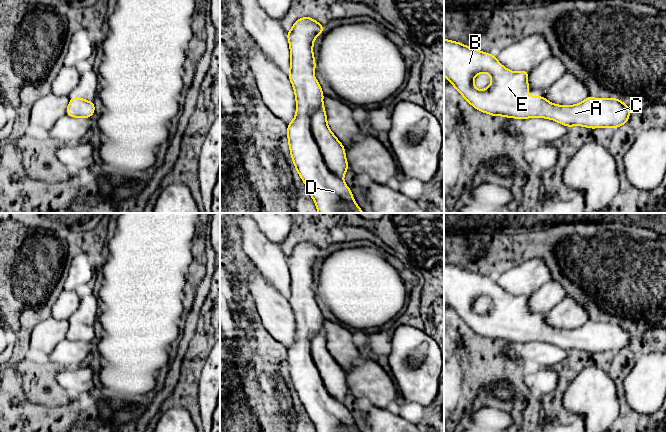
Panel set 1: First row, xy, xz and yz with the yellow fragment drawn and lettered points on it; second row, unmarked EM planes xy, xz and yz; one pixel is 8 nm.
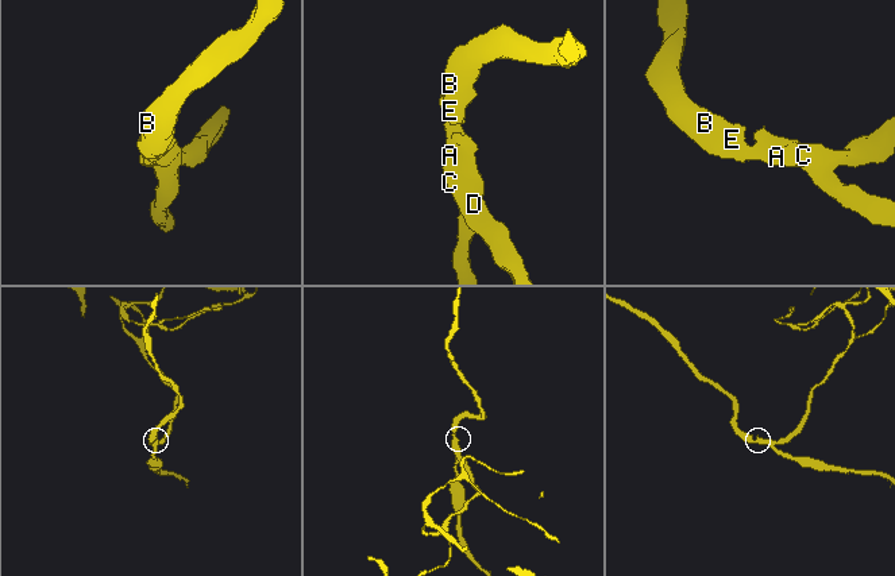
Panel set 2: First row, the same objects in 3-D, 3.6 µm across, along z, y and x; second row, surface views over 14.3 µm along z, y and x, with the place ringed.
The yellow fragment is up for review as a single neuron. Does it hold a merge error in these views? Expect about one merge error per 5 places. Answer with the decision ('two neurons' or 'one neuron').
one neuron

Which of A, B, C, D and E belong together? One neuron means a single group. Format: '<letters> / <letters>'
A B C D E

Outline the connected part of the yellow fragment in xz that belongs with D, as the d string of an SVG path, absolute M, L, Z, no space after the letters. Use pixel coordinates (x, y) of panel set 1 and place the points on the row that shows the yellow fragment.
M308 16L299 18L291 30L287 31L290 46L288 77L296 98L295 118L287 124L290 155L297 173L315 201L318 213L364 213L355 202L351 190L342 180L349 168L345 147L328 127L323 106L324 94L316 76L311 76L316 70L313 43L323 31L324 26Z

